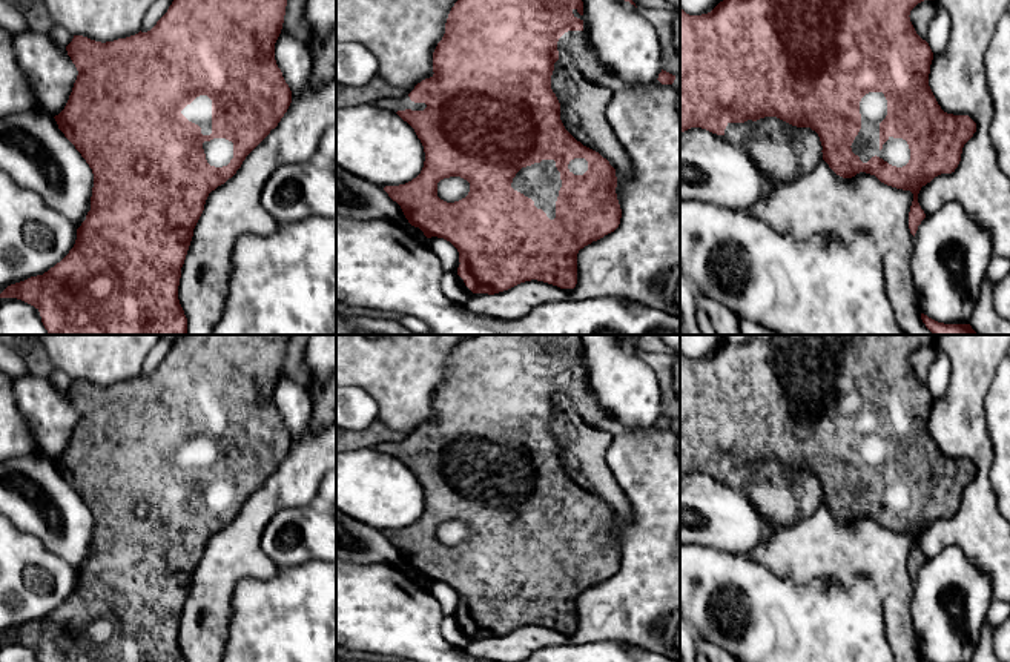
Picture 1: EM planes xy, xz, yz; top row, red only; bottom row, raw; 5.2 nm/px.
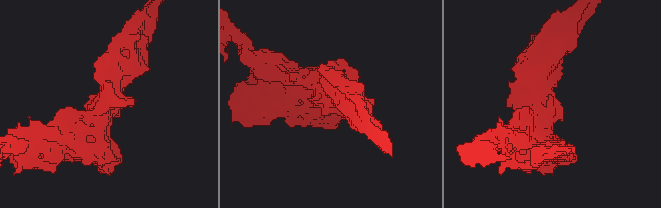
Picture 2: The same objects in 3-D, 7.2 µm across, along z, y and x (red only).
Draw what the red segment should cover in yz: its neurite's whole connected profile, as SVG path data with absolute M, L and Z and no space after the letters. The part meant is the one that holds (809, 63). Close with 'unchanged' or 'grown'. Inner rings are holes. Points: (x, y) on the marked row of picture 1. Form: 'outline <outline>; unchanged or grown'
outline M723 0L711 12L701 15L689 15L680 6L680 132L701 127L724 135L729 123L757 121L764 117L777 117L797 127L810 127L820 137L823 160L837 175L852 178L866 172L887 186L913 194L909 229L915 237L918 226L926 218L918 203L921 187L941 174L955 172L964 144L976 132L976 123L969 115L944 112L929 86L933 52L929 43L916 34L909 17L910 11L921 2L924 0Z; grown

